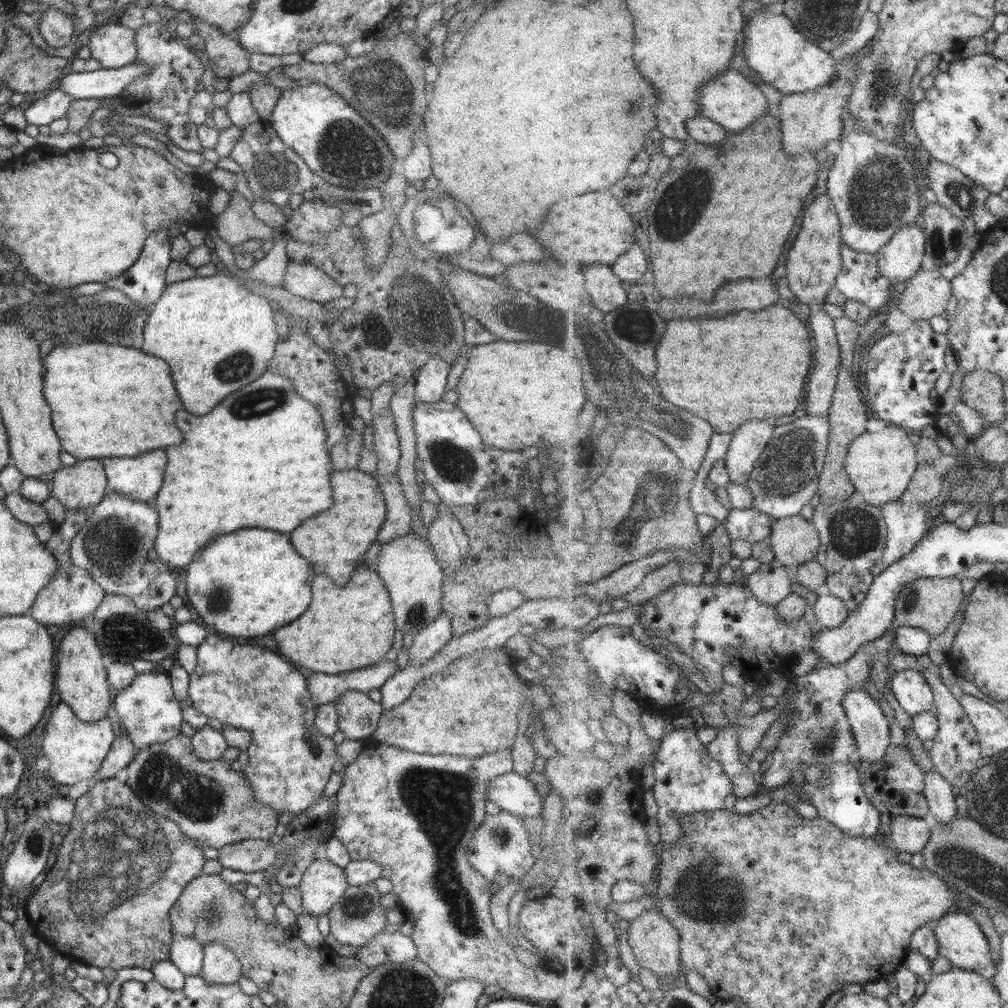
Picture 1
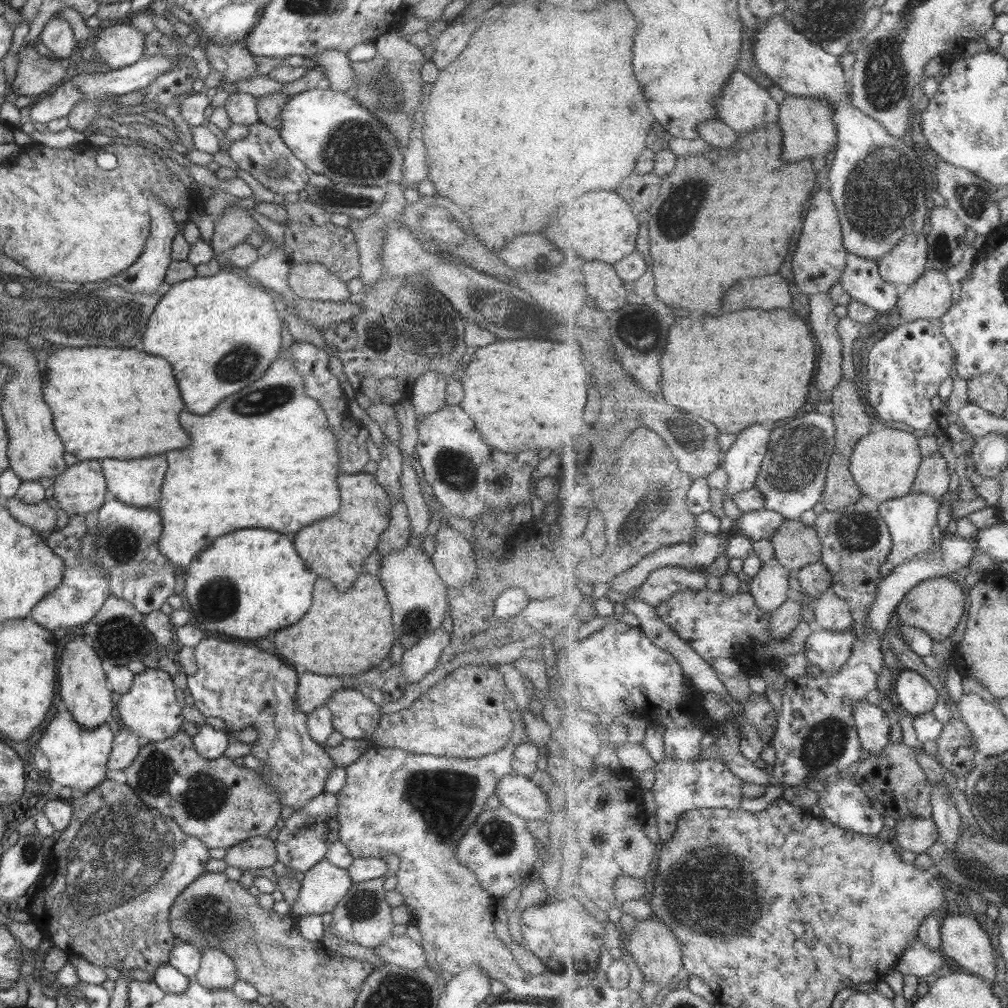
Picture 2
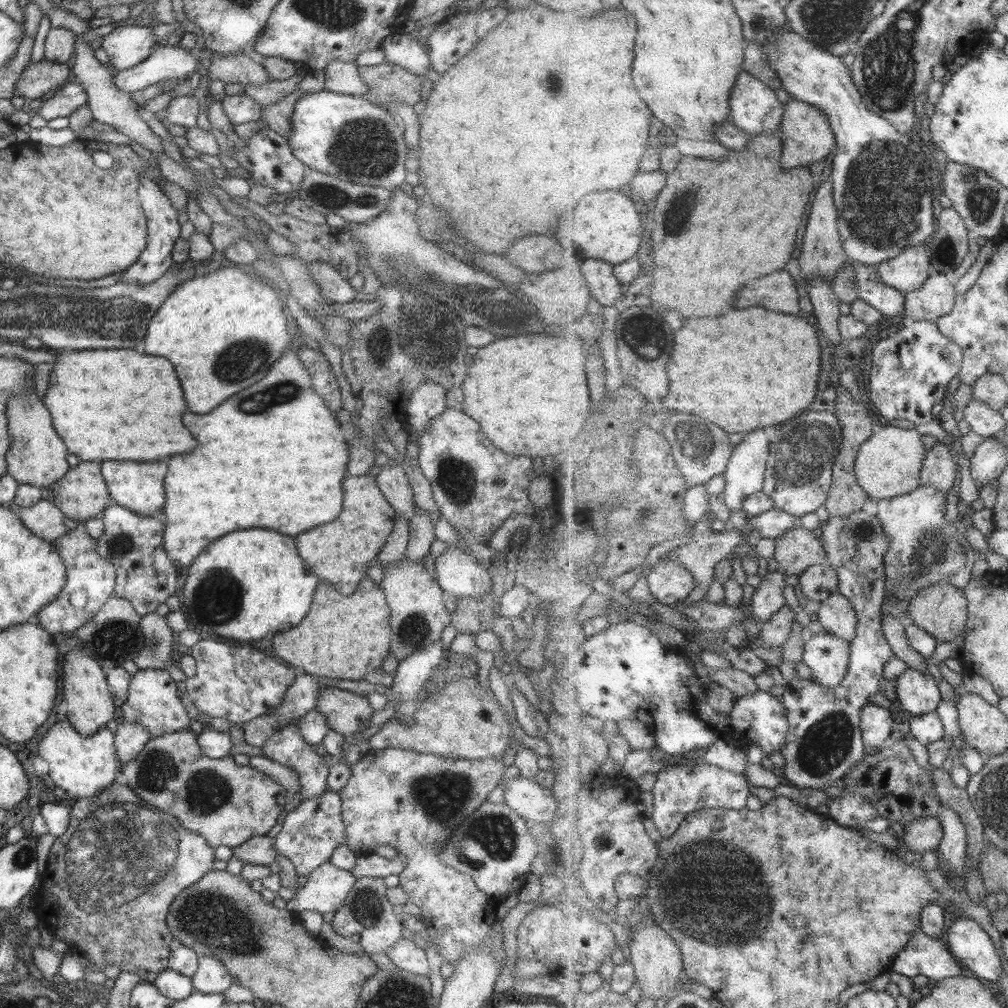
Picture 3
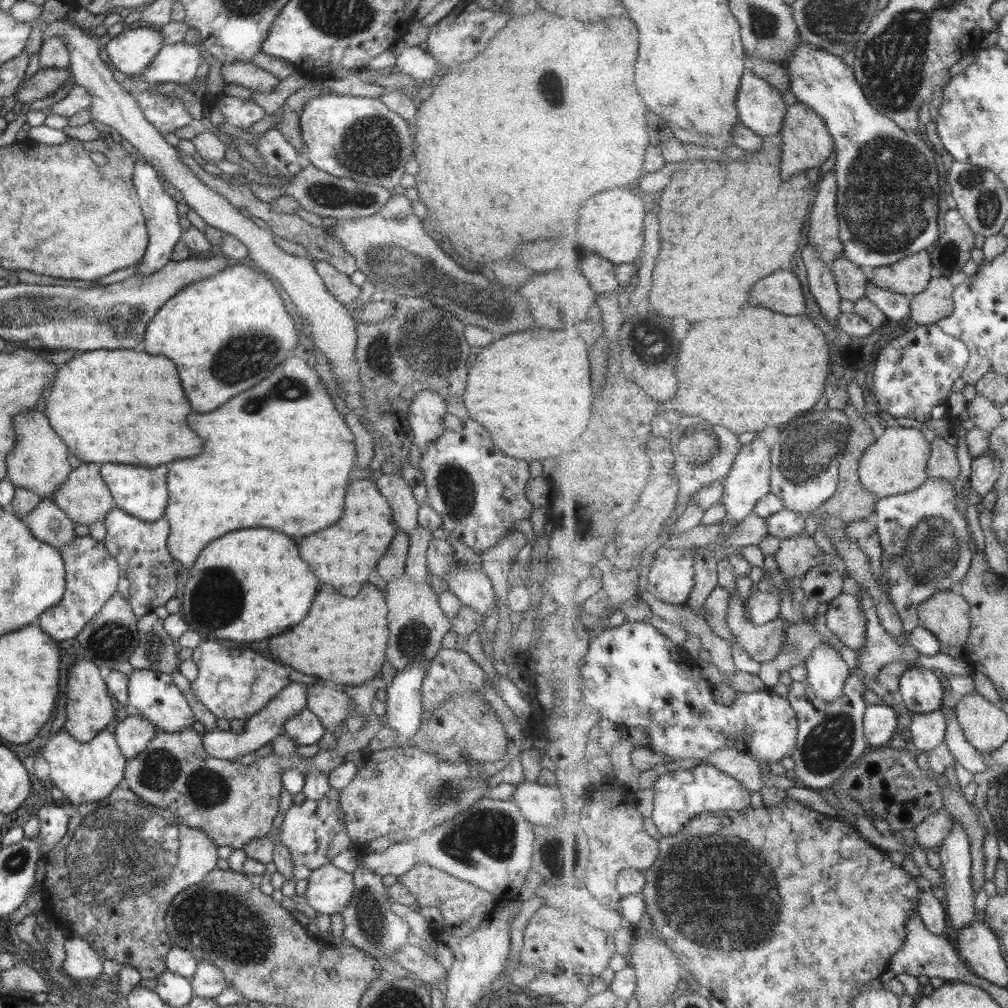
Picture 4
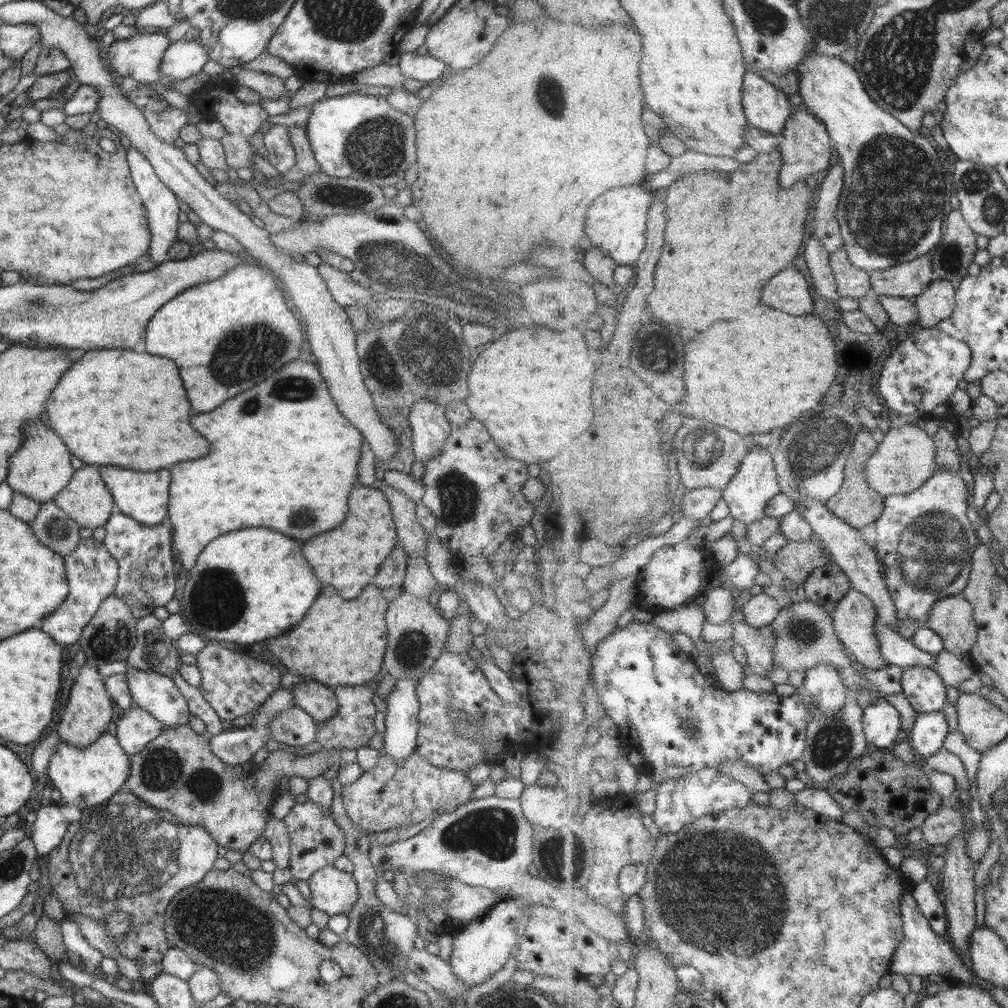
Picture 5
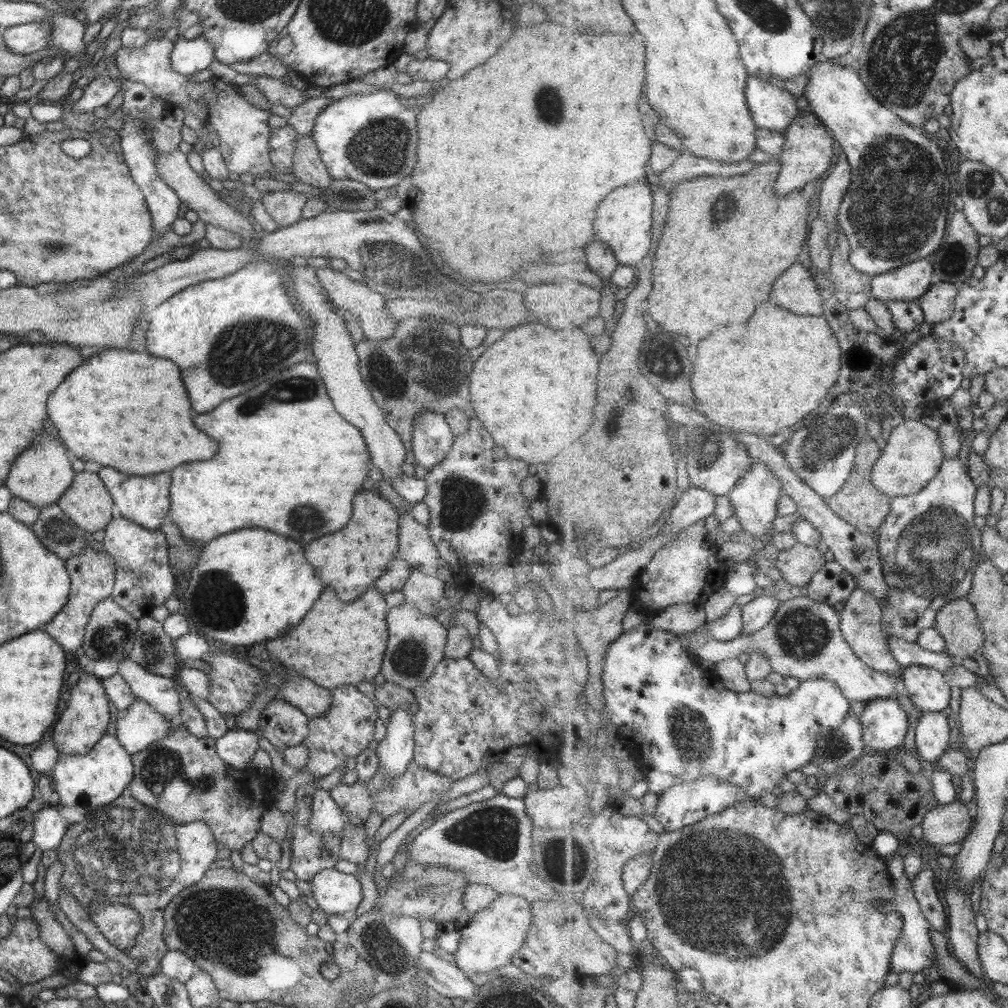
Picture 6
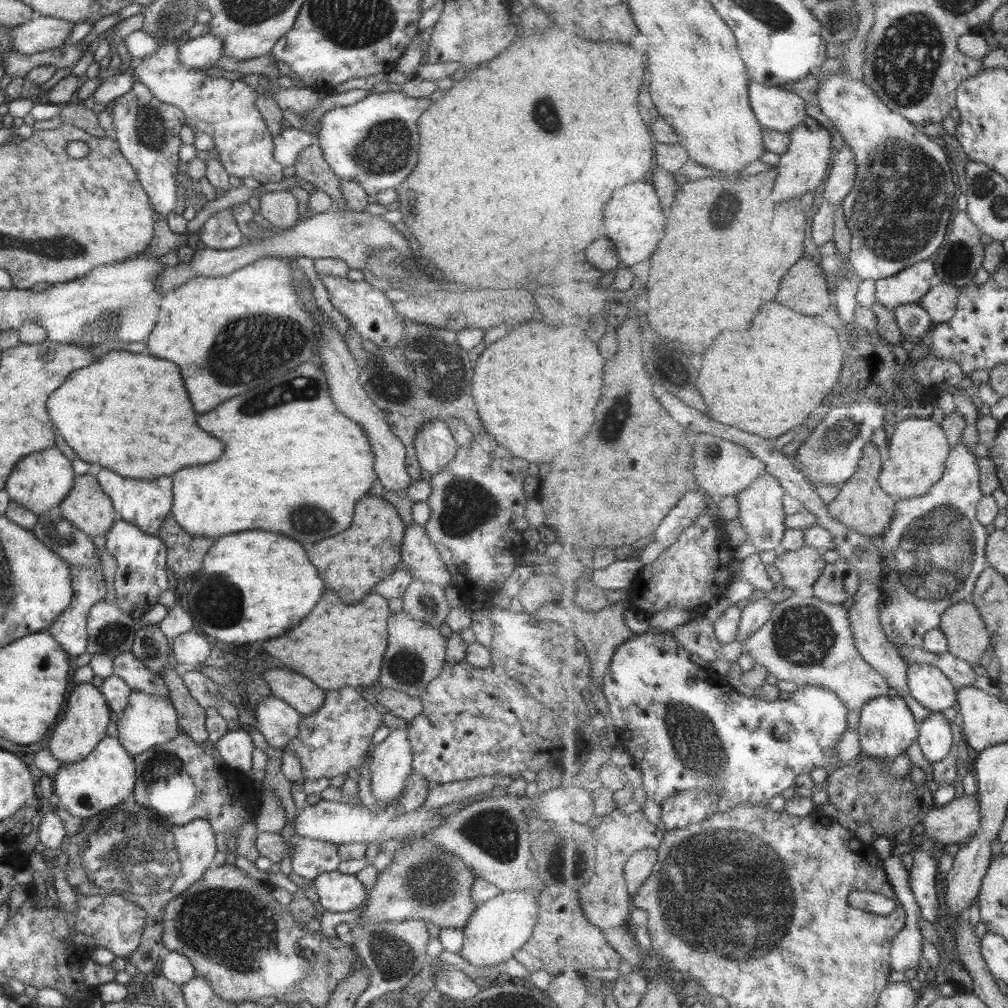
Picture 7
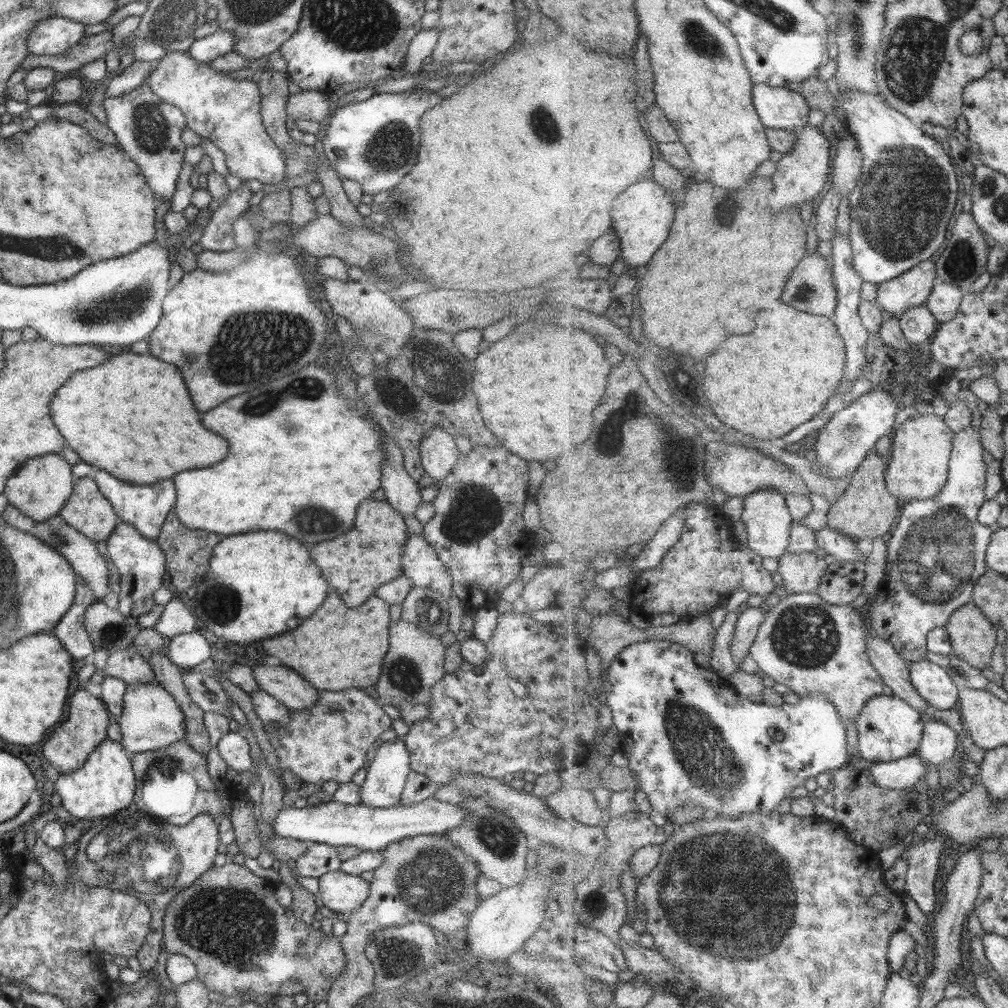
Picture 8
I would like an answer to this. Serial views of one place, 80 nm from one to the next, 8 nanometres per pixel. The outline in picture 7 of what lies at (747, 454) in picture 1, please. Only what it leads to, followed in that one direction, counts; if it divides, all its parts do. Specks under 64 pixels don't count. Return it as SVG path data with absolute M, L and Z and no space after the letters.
M761 475L754 480L745 490L736 494L737 505L742 525L748 534L748 541L753 543L760 551L774 550L781 551L781 541L786 533L786 512L783 499L785 489L773 475Z

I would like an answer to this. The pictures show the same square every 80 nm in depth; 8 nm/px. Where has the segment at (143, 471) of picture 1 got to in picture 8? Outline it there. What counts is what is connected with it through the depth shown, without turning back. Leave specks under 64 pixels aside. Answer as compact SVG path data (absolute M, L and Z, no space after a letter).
M103 470L96 472L92 479L96 482L99 492L111 503L117 518L121 518L120 522L130 524L146 539L155 540L167 513L172 510L175 502L176 494L171 480L159 480L155 484L134 485L125 481L121 482Z

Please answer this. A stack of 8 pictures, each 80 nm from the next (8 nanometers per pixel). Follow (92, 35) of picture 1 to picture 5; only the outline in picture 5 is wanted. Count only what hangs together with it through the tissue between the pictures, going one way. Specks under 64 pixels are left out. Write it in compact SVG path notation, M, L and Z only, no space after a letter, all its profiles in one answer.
M135 33L133 36L115 39L108 46L110 66L121 77L130 78L142 86L159 84L171 90L174 82L160 76L158 66L169 39L160 33Z

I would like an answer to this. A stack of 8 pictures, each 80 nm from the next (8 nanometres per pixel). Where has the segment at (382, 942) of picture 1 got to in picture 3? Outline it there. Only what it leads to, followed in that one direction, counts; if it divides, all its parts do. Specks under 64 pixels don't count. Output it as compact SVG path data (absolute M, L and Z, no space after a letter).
M397 939L385 953L397 969L428 976L424 950L417 947L411 939Z

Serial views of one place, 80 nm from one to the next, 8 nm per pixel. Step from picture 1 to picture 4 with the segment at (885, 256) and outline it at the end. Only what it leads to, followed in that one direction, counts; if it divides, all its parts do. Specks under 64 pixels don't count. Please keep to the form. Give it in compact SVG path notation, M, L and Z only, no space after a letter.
M928 250L906 256L902 261L886 267L871 268L869 273L871 281L875 286L879 286L879 289L891 290L891 292L909 297L926 292L927 288L930 287L932 278L937 275Z

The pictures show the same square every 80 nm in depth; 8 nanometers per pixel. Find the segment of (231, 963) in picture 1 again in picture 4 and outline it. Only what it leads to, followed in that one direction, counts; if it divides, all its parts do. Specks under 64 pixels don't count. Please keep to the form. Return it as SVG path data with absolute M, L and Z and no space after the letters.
M198 960L195 972L190 979L190 985L195 996L213 999L226 988L223 973L211 963Z

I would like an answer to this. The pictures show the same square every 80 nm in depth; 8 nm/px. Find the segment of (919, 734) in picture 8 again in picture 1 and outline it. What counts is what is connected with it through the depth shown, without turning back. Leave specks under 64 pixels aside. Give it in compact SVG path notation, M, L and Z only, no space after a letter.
M852 688L845 694L842 705L846 708L847 716L856 738L858 761L860 763L879 763L885 757L892 745L890 737L890 720L883 712L879 701L871 697L863 689Z

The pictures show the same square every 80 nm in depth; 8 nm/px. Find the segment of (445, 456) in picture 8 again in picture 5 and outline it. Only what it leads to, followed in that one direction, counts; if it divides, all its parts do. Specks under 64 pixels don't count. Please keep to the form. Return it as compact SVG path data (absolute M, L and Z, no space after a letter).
M419 399L410 406L407 421L412 432L412 451L415 460L423 464L439 452L451 431L443 410L443 406L429 399Z

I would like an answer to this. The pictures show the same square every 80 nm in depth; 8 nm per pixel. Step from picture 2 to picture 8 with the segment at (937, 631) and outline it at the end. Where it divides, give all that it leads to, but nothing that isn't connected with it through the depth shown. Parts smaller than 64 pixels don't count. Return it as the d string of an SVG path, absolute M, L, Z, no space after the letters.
M973 602L958 608L945 627L955 655L975 668L983 670L989 667L997 646L997 628L982 608Z

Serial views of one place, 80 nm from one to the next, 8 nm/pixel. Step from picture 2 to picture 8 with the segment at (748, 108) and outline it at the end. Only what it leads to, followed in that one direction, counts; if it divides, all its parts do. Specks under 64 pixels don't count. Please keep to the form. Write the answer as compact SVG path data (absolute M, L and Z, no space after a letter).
M754 84L754 105L763 124L791 131L809 122L810 105L803 93L788 87Z

